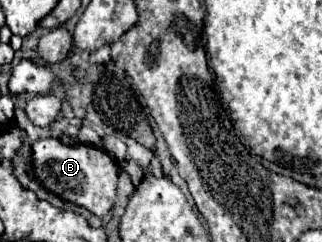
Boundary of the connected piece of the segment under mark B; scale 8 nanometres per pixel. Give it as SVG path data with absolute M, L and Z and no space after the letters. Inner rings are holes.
M38 139L30 145L30 157L30 173L42 187L46 187L46 191L58 195L62 201L80 205L98 217L104 217L112 209L118 183L118 163L106 151L84 143L64 145L60 139Z

